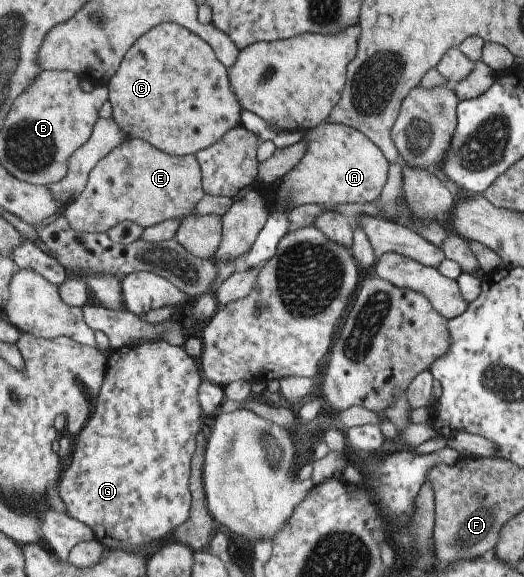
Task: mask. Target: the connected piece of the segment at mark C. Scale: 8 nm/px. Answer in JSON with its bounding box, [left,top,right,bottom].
[106,22,242,156]

